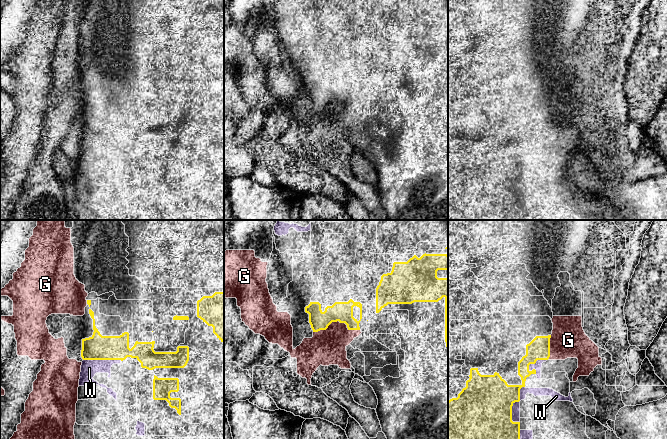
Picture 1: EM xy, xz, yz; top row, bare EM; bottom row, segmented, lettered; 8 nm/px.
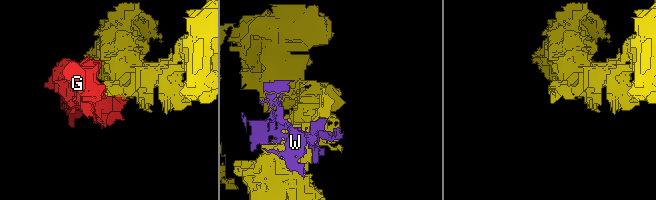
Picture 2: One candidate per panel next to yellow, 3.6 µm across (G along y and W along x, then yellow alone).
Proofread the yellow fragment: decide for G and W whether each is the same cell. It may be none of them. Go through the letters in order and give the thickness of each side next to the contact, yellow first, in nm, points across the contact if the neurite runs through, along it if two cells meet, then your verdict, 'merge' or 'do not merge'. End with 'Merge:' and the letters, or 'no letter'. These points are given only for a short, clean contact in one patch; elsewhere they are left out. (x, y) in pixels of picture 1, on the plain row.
G: 160/280 nm | do not merge
W: 440/60 nm | merge
Merge: W

